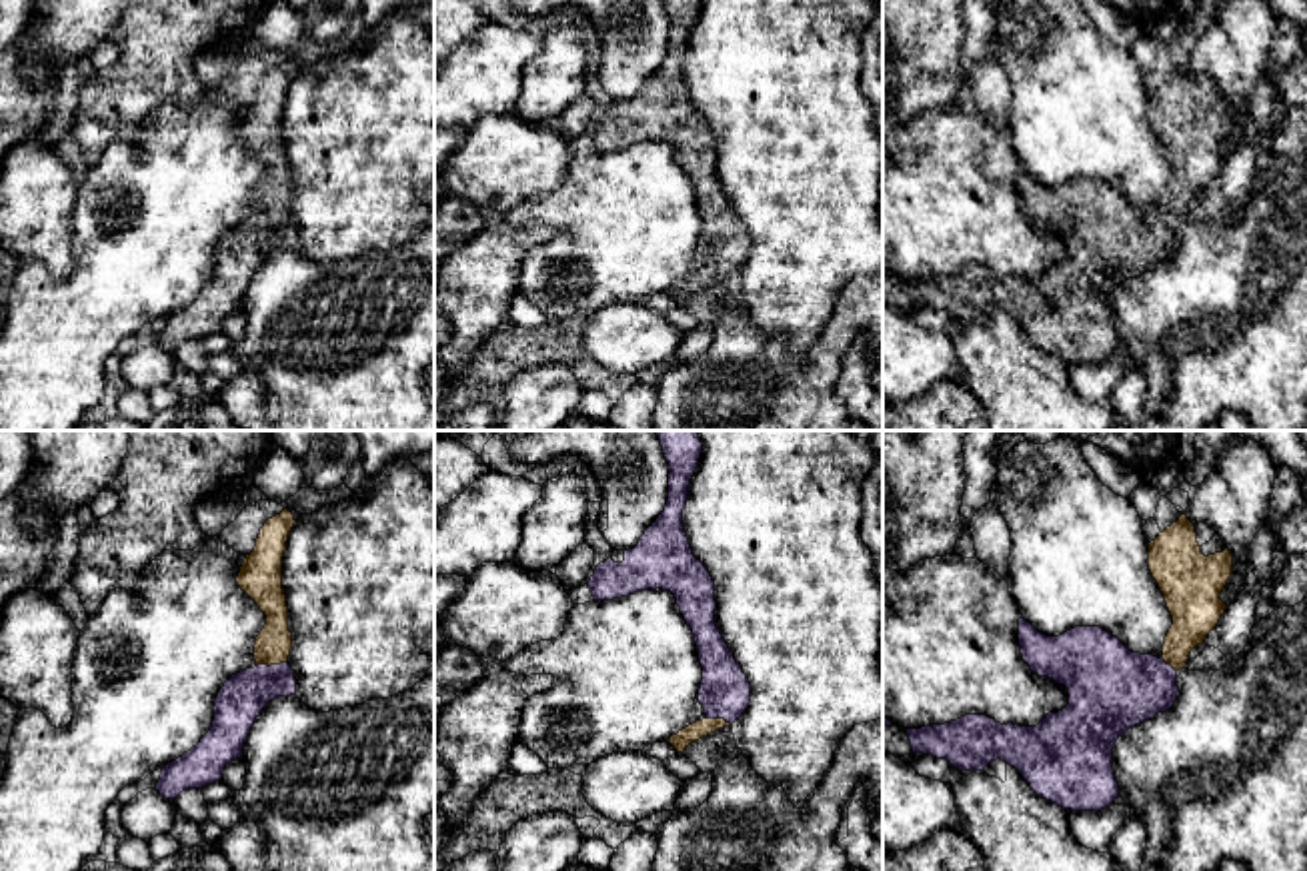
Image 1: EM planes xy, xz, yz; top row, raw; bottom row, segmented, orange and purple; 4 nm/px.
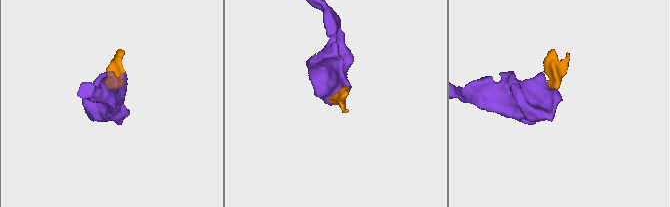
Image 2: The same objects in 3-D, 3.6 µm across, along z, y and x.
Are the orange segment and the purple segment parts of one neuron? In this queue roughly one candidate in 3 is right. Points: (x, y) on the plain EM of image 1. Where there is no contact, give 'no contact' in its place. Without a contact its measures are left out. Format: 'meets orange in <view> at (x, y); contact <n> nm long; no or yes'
meets orange in xy at (271, 215); contact 110 nm long; yes

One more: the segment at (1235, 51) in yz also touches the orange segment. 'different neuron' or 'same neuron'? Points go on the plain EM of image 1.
different neuron

